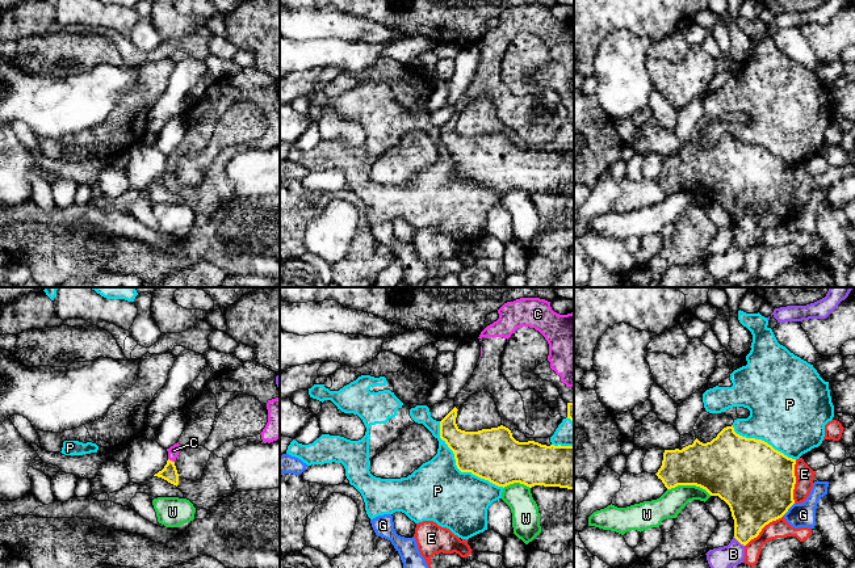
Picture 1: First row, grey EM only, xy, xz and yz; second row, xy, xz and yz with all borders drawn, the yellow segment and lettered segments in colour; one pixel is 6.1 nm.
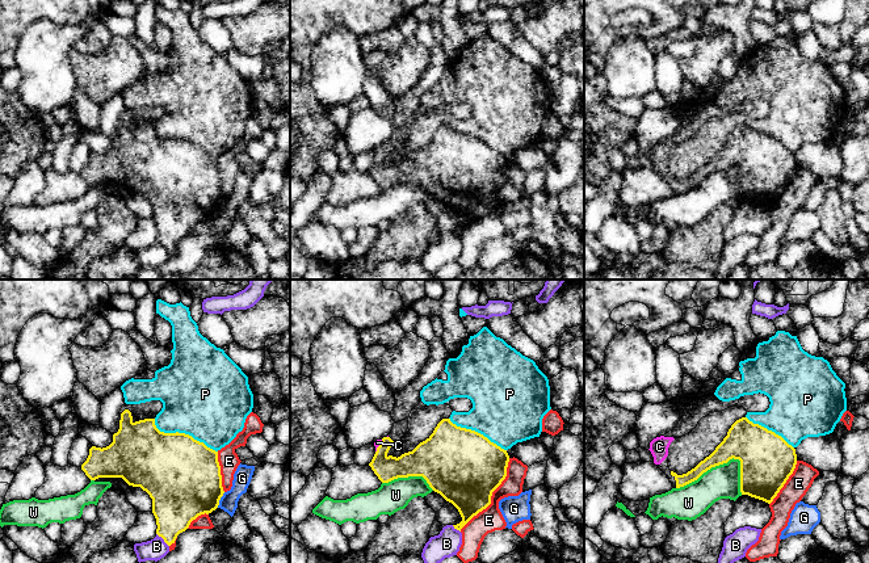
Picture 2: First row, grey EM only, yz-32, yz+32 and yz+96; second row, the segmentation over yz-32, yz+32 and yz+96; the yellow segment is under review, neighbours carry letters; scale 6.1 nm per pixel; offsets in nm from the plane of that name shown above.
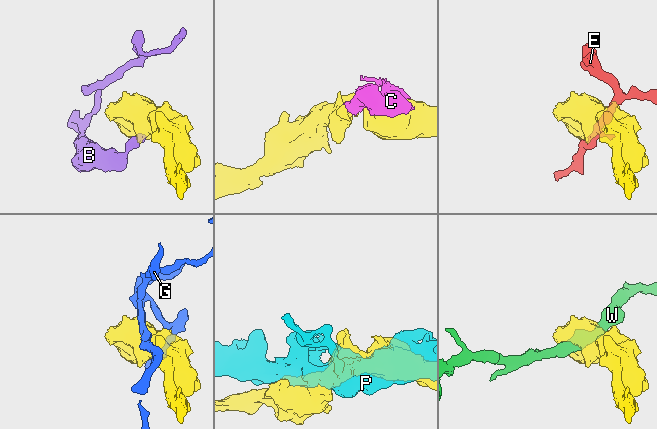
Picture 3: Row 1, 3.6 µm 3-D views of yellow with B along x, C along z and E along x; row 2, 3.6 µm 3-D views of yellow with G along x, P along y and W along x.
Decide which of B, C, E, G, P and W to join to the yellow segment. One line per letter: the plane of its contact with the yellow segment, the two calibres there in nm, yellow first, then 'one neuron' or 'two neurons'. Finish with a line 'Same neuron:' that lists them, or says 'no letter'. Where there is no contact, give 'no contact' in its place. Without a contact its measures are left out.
B: contact in yz; calibres 300 and 150 nm; two neurons
C: contact in xy; calibres 90 and 70 nm; one neuron
E: contact in yz; calibres 460 and 110 nm; two neurons
G: contact in yz; calibres 460 and 150 nm; two neurons
P: contact in xz; calibres 320 and 380 nm; two neurons
W: contact in yz; calibres 360 and 160 nm; two neurons
Same neuron: C

